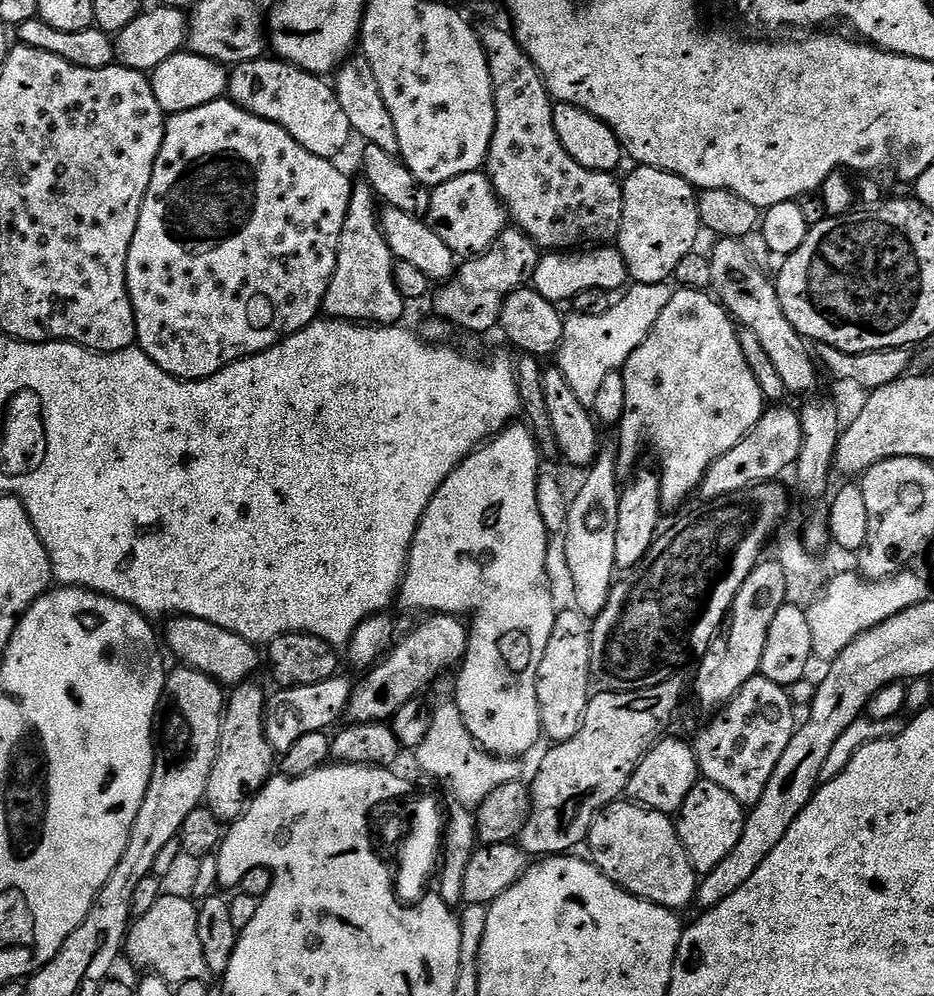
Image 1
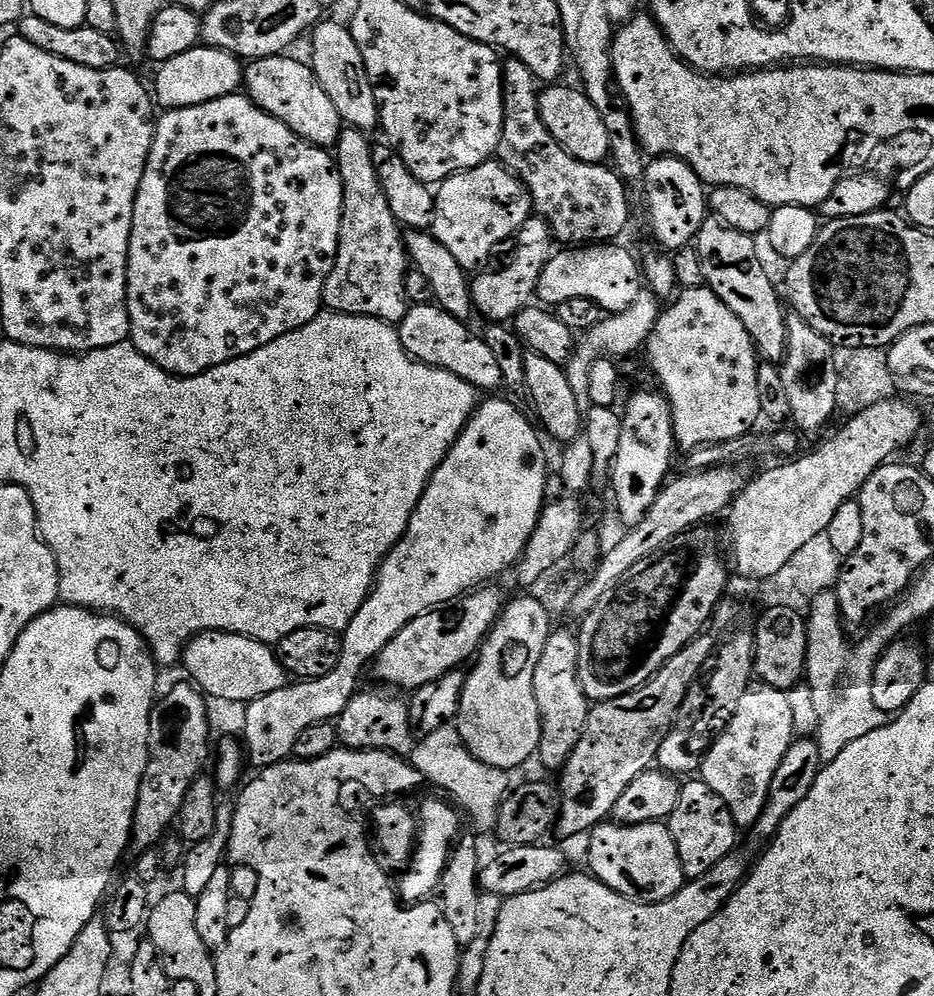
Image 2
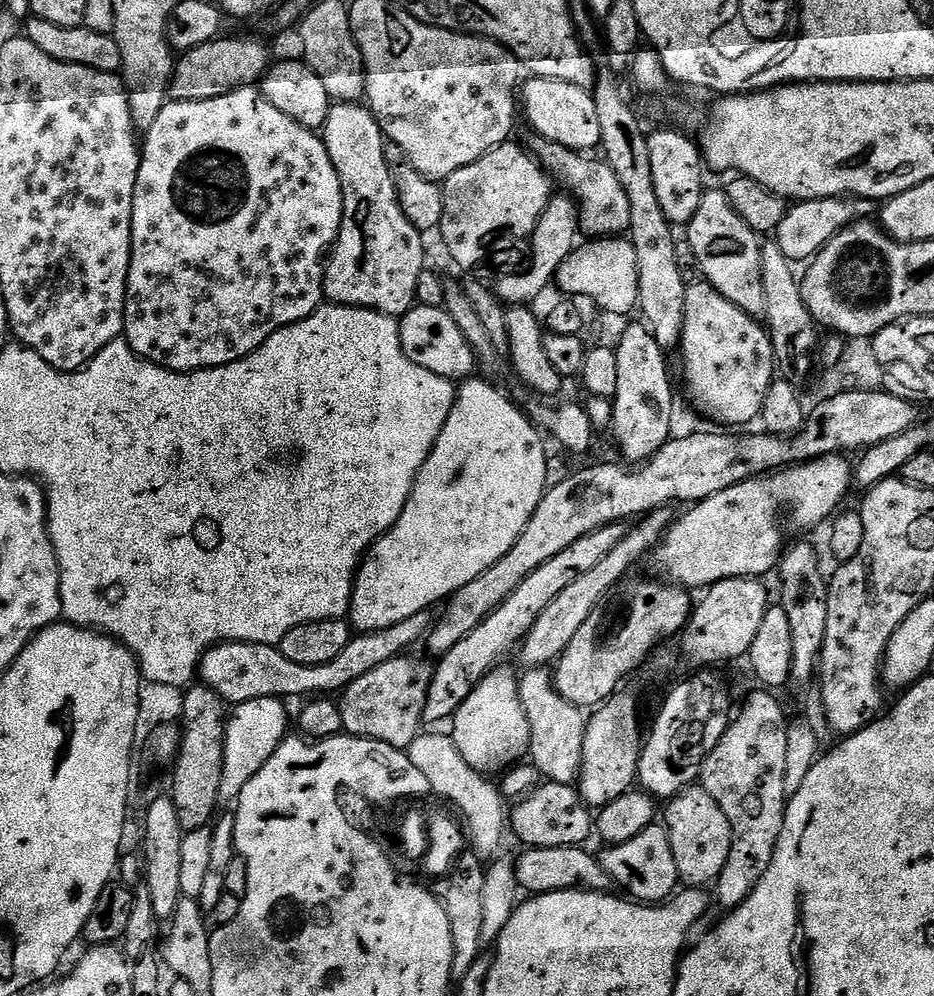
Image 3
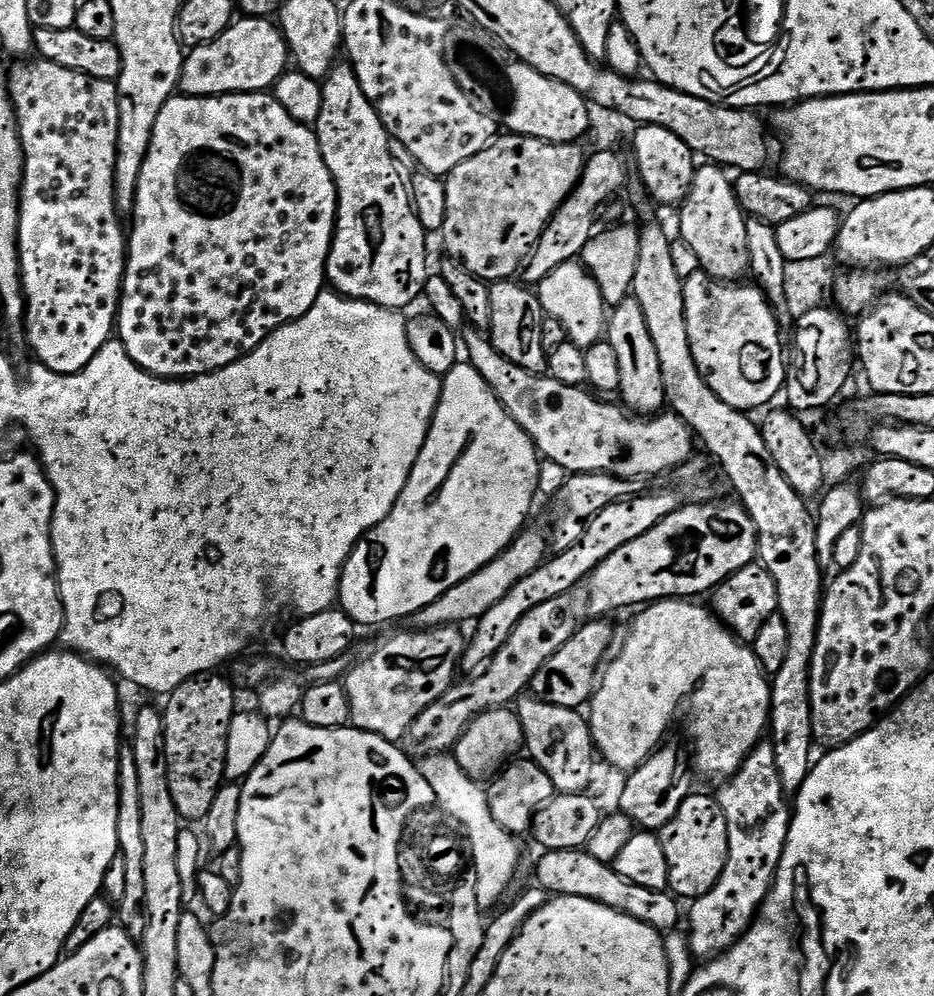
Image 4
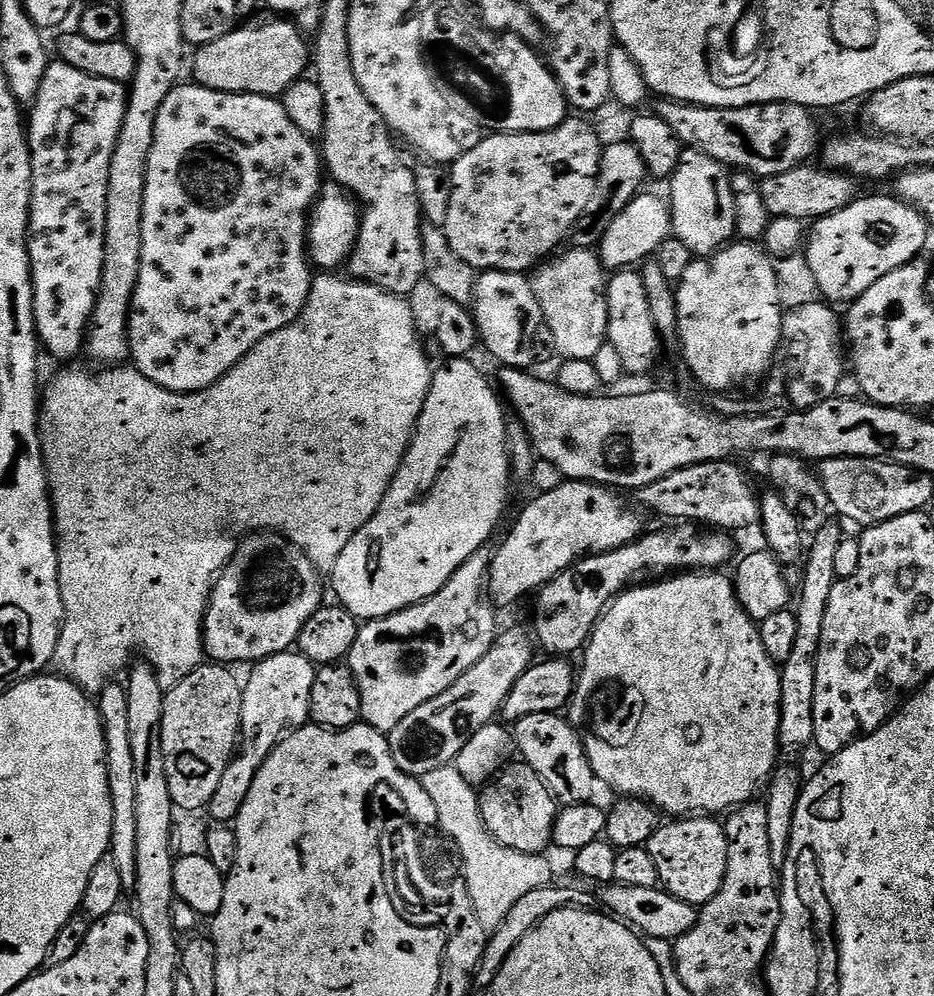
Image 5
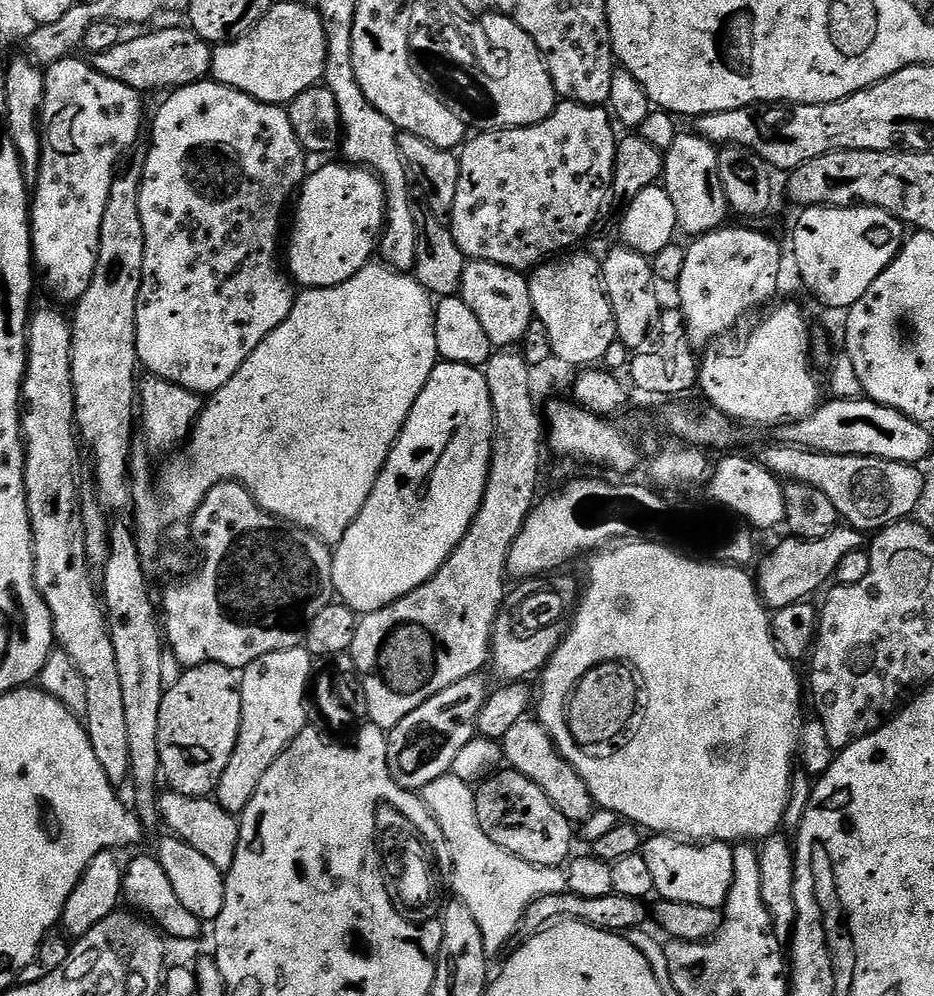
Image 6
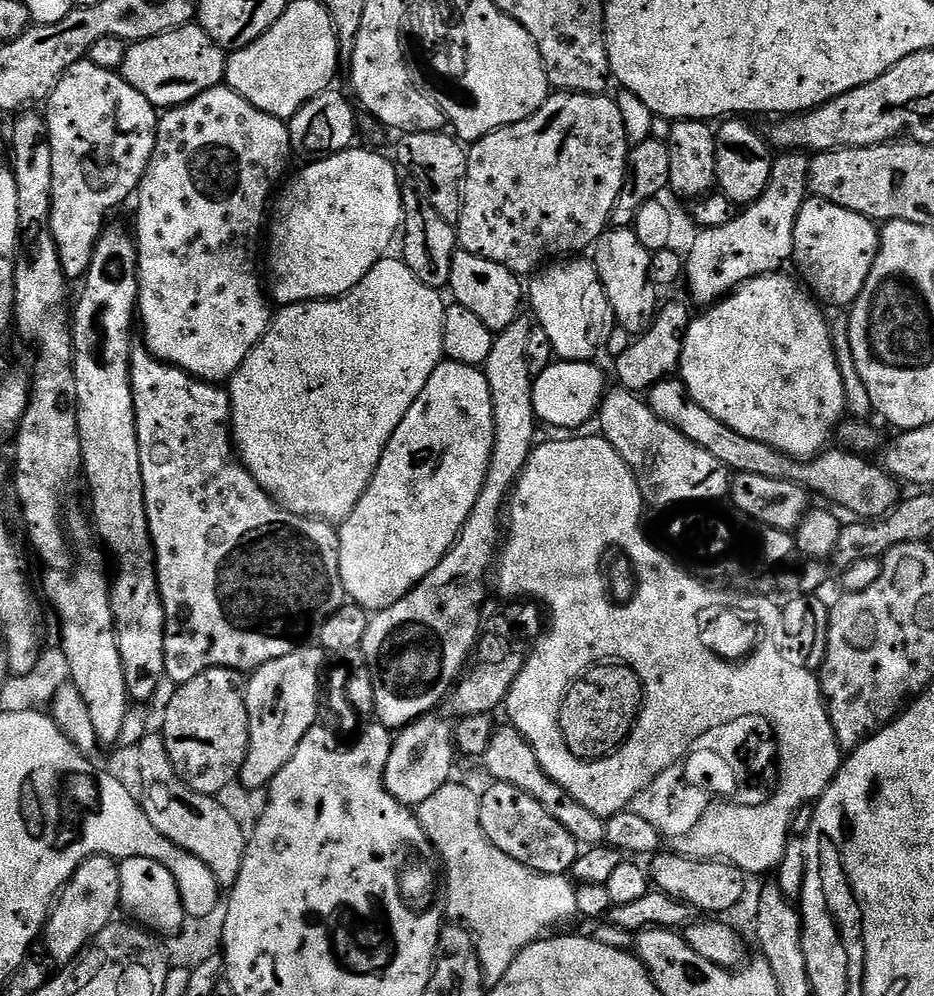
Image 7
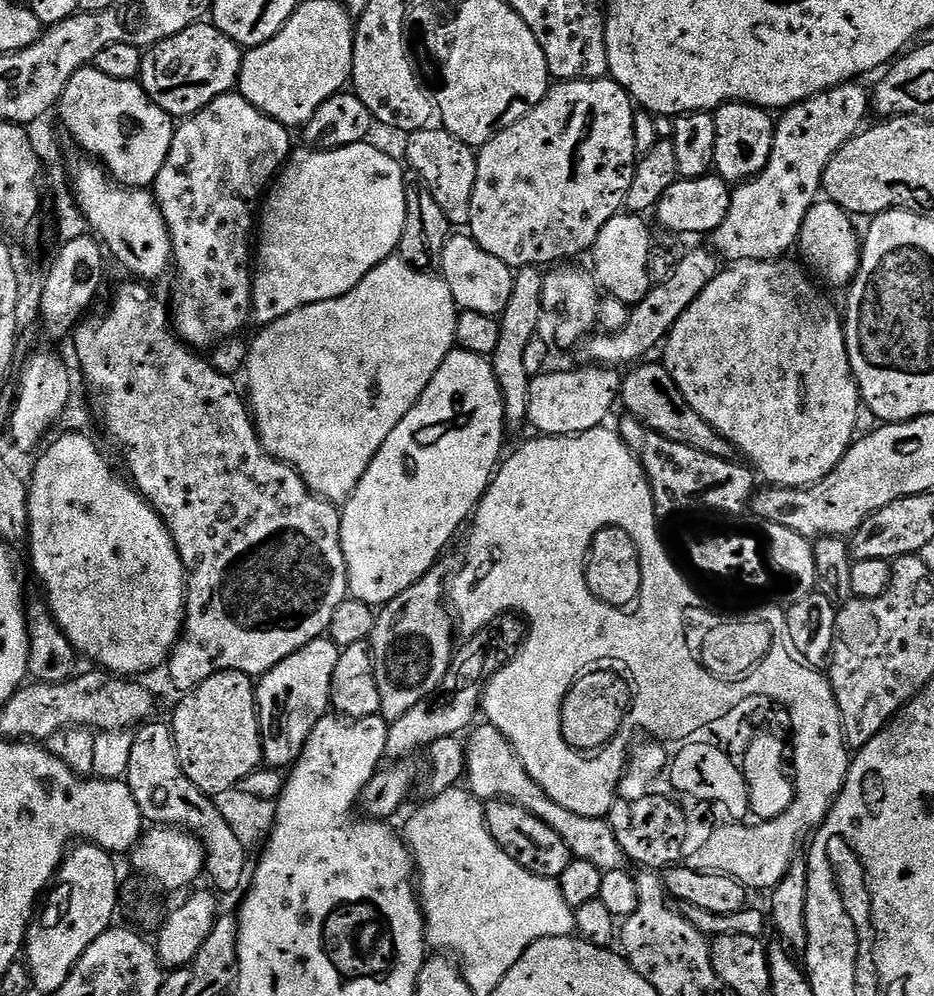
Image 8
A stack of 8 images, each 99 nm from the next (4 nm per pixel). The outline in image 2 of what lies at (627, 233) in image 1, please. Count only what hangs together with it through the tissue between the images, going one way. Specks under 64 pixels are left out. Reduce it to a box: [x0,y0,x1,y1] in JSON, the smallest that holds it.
[644,156,708,250]

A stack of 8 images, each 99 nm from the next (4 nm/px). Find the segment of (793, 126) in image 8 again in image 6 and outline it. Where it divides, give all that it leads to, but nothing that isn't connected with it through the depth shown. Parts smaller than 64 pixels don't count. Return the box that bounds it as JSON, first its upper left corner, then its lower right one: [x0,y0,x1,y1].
[678,226,782,349]

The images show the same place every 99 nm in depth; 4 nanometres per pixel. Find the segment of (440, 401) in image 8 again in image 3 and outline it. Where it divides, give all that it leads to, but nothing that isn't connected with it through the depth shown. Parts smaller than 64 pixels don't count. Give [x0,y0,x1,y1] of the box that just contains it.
[350,378,548,633]

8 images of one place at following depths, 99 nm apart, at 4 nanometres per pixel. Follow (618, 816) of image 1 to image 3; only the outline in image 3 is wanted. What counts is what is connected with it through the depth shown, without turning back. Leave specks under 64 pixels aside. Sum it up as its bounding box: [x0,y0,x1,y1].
[598,823,678,906]

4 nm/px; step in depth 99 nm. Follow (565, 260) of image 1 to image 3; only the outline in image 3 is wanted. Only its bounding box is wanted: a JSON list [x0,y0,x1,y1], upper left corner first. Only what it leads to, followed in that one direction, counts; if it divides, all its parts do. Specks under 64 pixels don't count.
[555,238,640,317]

